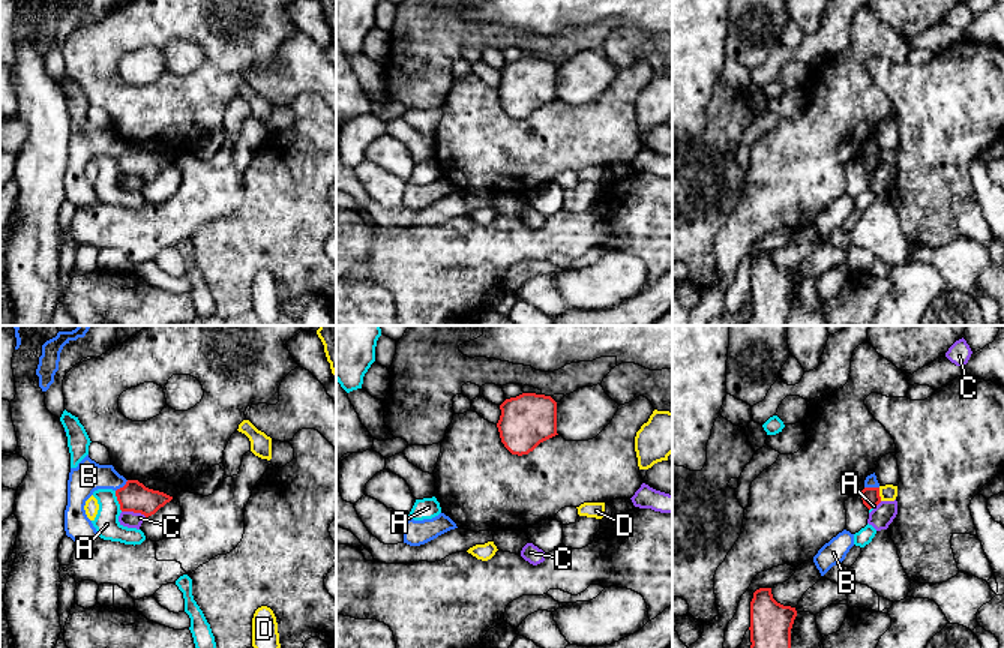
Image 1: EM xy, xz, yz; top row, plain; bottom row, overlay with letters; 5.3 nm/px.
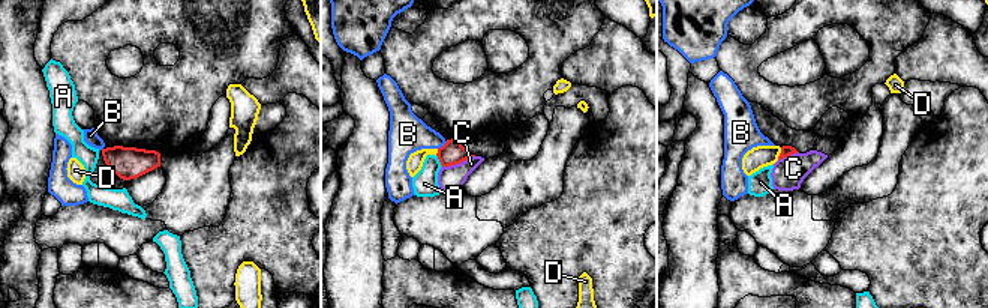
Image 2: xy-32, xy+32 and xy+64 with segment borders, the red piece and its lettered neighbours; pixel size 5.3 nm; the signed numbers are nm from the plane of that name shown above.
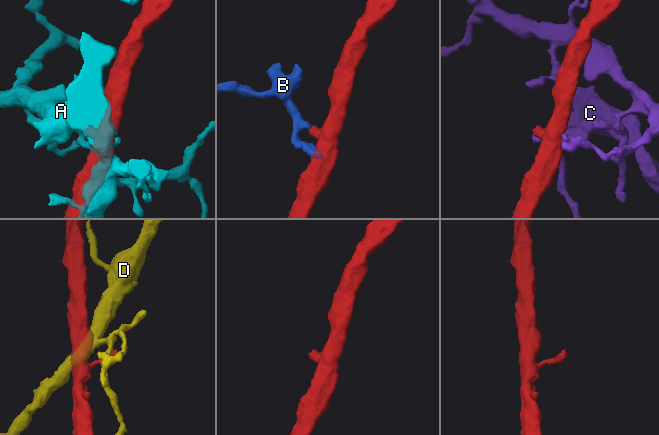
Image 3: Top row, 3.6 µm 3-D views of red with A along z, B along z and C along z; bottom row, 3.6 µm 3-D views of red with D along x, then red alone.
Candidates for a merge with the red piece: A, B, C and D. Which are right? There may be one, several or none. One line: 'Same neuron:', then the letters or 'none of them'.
Same neuron: none of them

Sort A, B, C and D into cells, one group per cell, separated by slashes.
A / B / C / D

